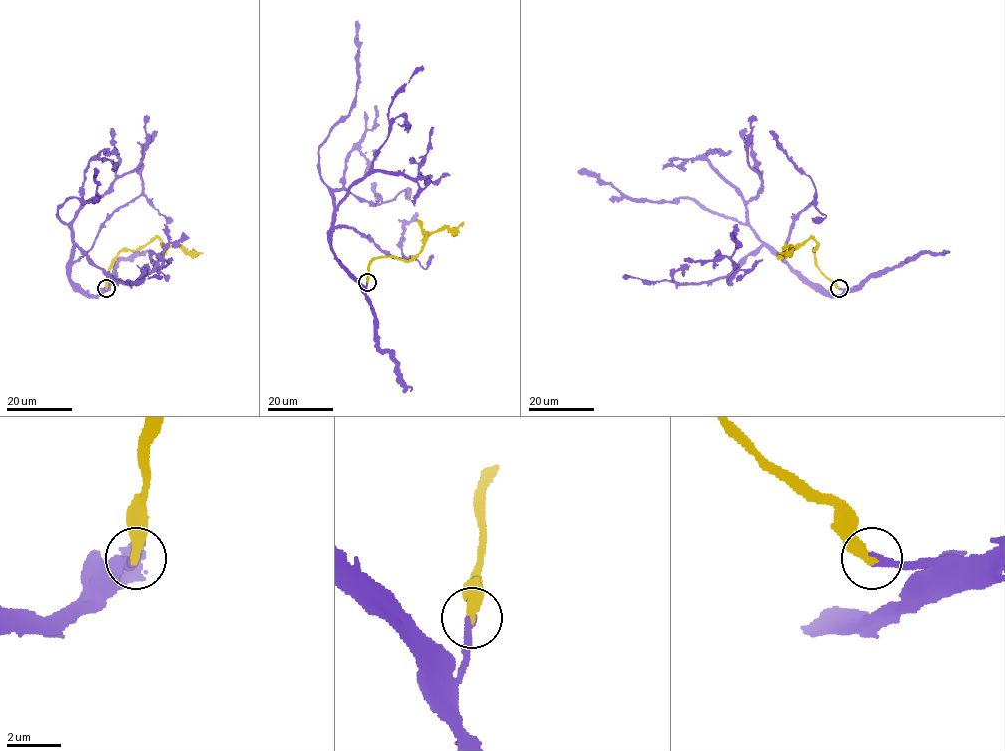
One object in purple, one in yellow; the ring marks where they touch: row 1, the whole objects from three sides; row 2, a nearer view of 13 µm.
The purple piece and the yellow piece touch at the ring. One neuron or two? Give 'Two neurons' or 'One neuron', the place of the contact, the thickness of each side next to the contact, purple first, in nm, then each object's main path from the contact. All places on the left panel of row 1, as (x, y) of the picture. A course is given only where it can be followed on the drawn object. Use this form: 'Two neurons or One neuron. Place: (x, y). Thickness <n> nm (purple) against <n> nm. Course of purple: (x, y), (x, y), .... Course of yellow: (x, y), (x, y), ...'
One neuron. Place: (106, 288). Thickness 240 nm (purple) against 320 nm. Course of purple: (106, 288), (87, 295), (70, 278), (73, 231), (58, 216), (71, 197), (97, 199), (96, 171). Course of yellow: (106, 288), (112, 260), (121, 251), (137, 250), (156, 236), (167, 247), (179, 246), (185, 251), (202, 253)

